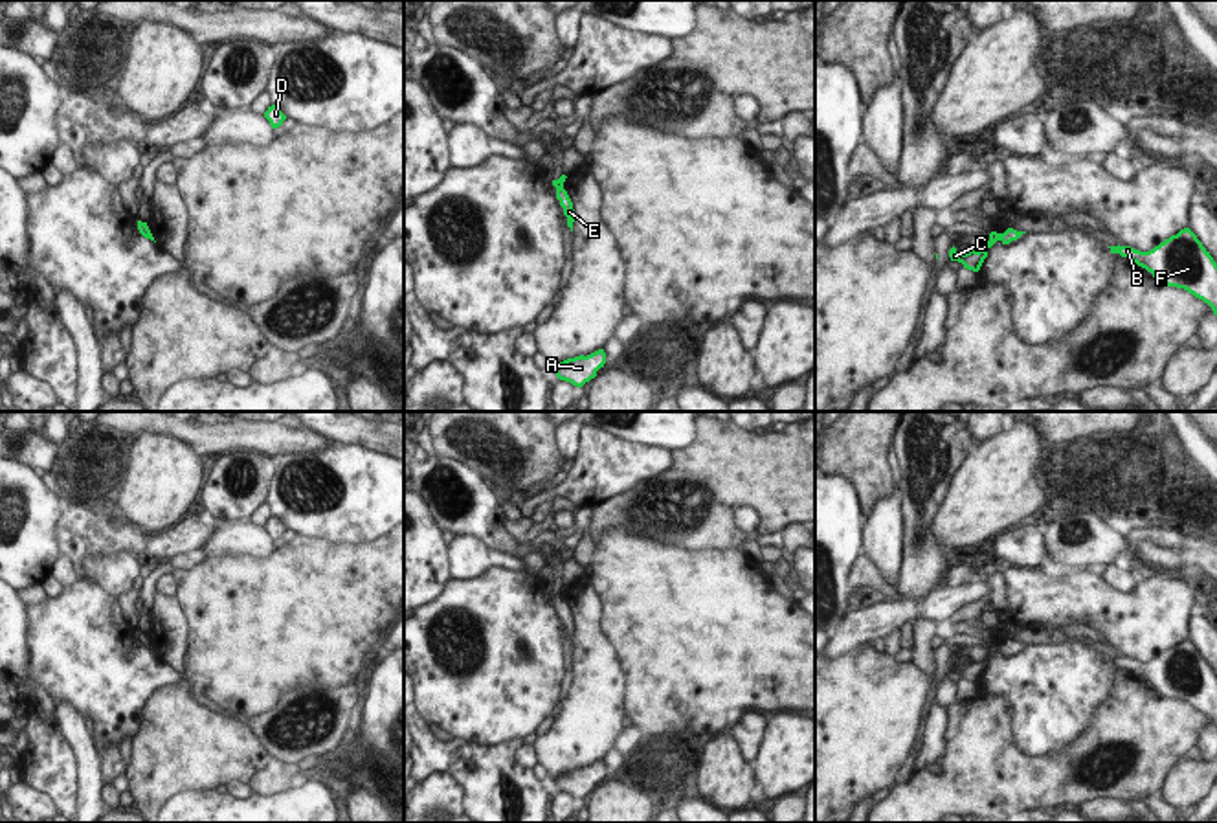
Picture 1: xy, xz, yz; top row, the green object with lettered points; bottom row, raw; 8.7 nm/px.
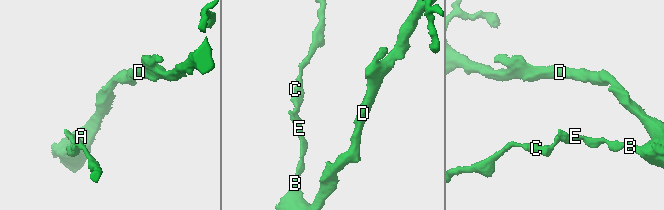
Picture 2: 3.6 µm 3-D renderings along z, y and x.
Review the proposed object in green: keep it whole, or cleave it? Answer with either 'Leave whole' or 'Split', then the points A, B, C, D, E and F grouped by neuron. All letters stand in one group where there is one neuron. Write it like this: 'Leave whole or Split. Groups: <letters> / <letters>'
Split. Groups: A B D E F / C

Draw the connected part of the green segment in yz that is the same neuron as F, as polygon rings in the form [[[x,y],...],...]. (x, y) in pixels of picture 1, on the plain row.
[[[1189,639],[1149,663],[1120,656],[1109,660],[1111,665],[1120,665],[1151,683],[1162,696],[1184,700],[1202,711],[1217,727],[1217,674]]]

